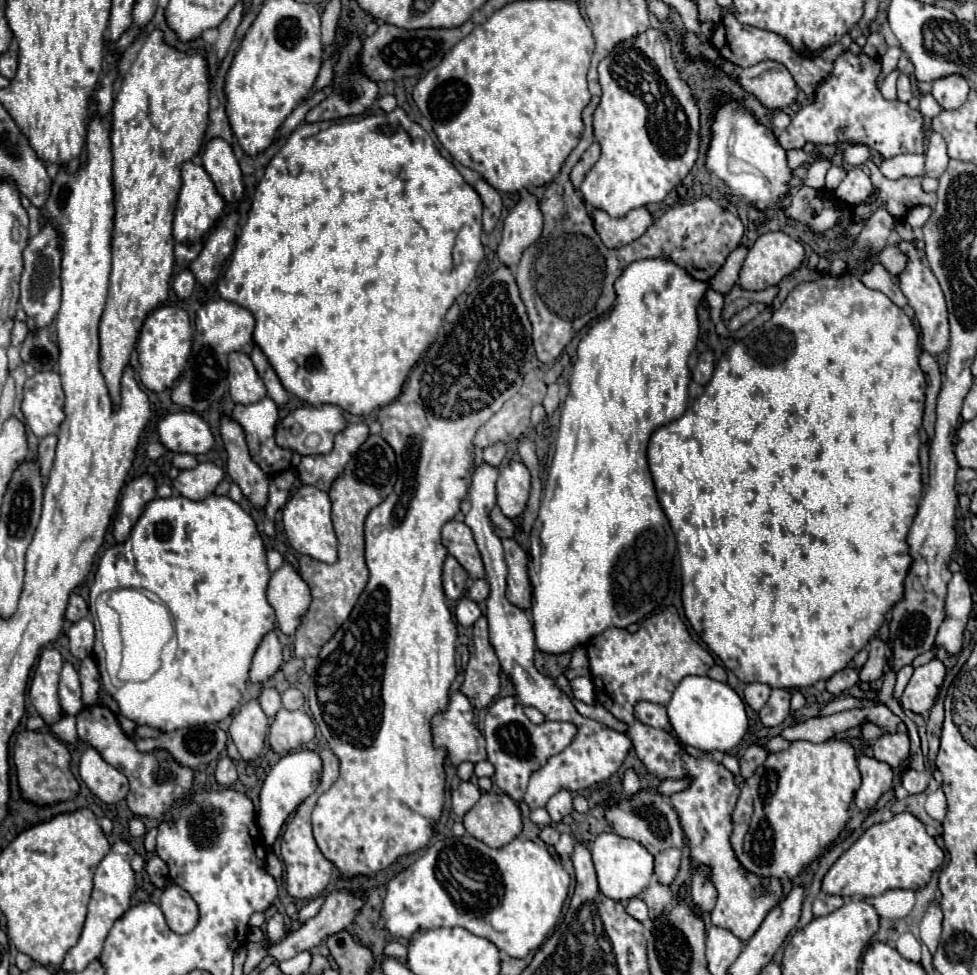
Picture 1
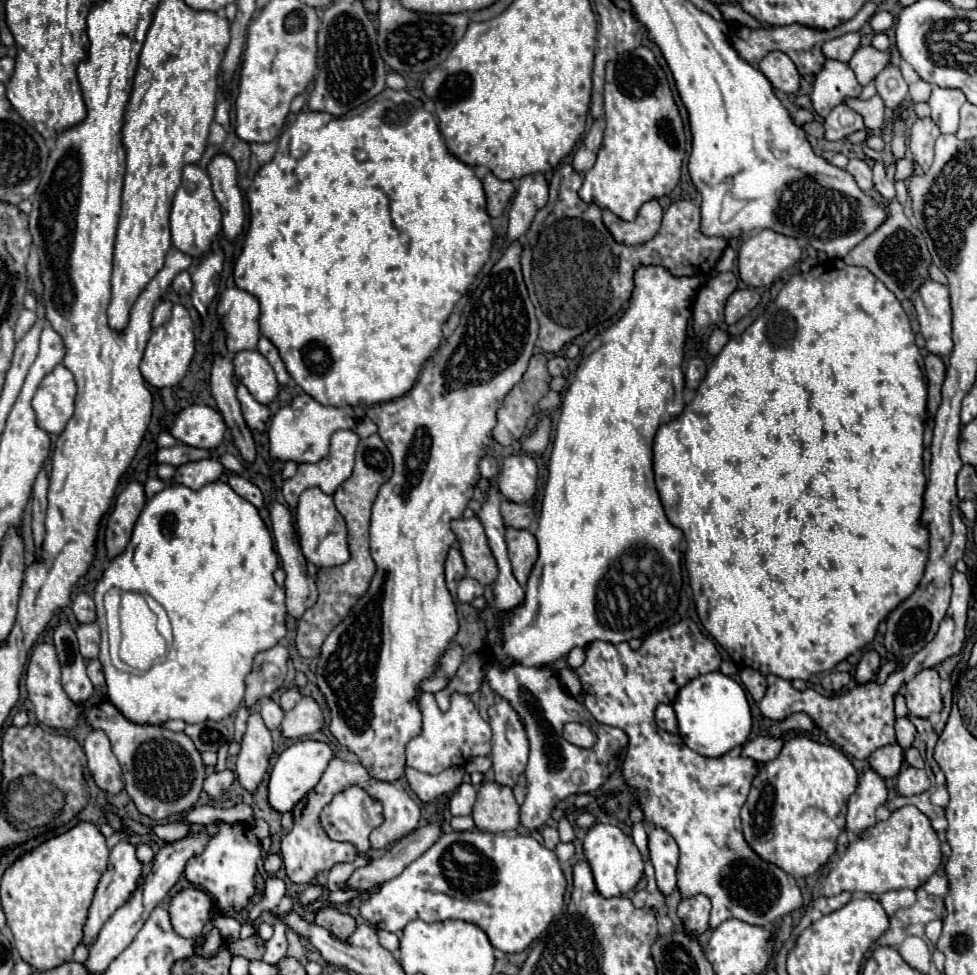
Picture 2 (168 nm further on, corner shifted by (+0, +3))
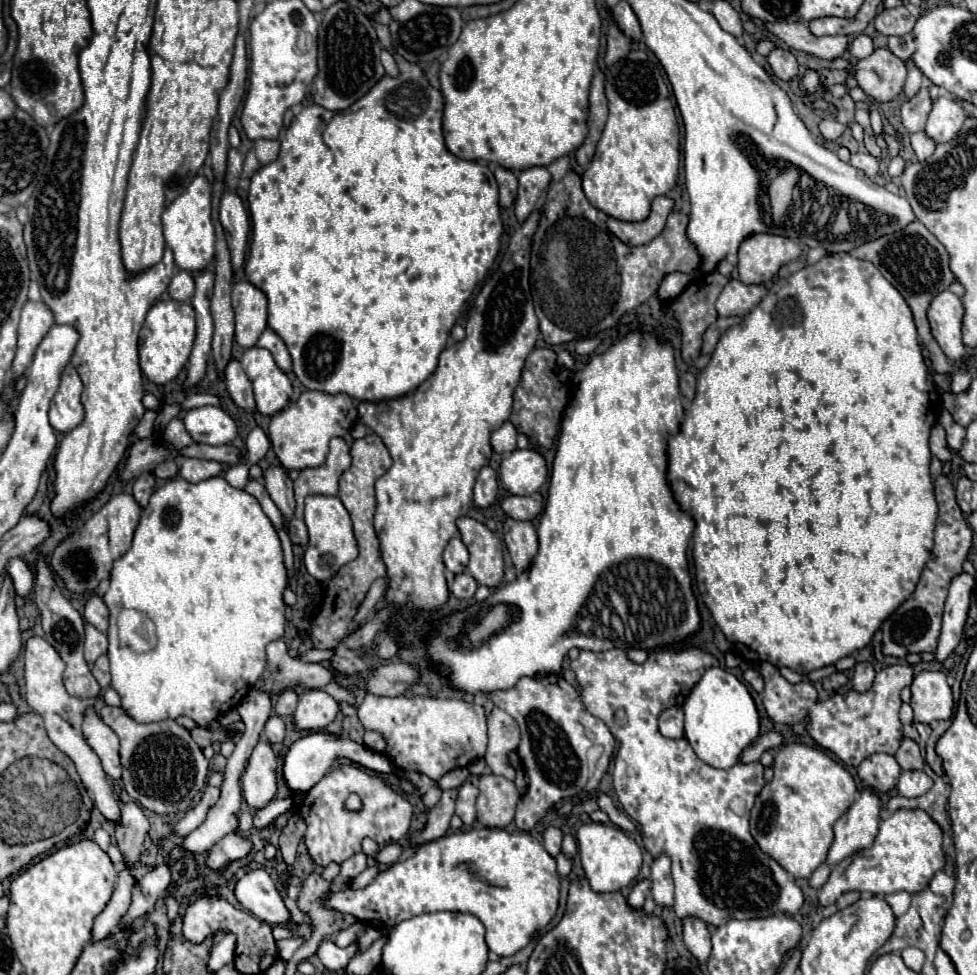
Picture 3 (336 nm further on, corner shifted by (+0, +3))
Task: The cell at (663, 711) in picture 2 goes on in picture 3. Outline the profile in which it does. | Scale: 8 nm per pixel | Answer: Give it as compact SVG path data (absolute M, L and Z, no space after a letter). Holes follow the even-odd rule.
M669 707L659 715L659 731L663 737L683 737L683 711L681 707Z

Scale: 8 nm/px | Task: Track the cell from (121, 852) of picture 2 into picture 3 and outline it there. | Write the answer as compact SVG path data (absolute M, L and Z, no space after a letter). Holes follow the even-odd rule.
M129 801L121 805L121 819L115 827L117 847L123 853L123 863L127 869L133 869L139 863L143 839L149 831L149 821L143 815L143 809Z

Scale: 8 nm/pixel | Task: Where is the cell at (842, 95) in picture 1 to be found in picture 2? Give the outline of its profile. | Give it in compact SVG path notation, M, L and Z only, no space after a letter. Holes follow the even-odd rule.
M827 59L823 69L815 77L811 101L815 113L827 117L833 107L843 103L845 97L859 97L861 85L855 79L849 63Z

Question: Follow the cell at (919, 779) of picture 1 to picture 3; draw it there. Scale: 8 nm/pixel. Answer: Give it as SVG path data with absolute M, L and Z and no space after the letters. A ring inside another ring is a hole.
M903 771L897 783L897 791L903 797L919 797L933 787L933 779L923 771Z

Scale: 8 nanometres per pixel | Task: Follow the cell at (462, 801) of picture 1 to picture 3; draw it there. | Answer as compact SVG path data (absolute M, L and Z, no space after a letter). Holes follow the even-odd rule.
M469 781L459 787L455 815L459 815L465 825L471 825L475 821L475 801L477 801L477 795L479 795L479 789L473 783L469 783Z

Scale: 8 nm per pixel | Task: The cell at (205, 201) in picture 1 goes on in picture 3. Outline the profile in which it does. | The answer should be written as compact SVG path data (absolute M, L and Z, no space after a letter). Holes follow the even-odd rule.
M197 175L189 187L169 205L163 213L165 243L175 255L175 263L185 271L201 271L213 259L215 253L215 227L211 219L211 183Z

